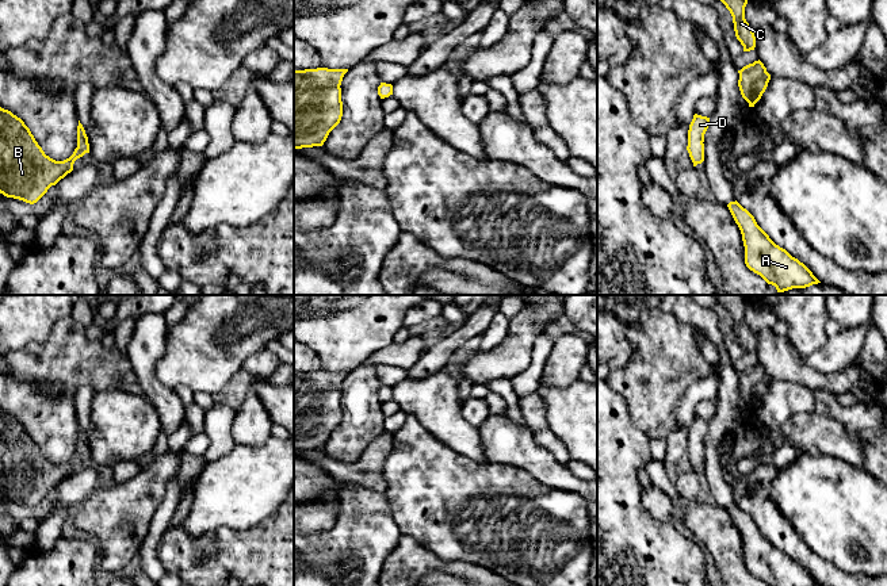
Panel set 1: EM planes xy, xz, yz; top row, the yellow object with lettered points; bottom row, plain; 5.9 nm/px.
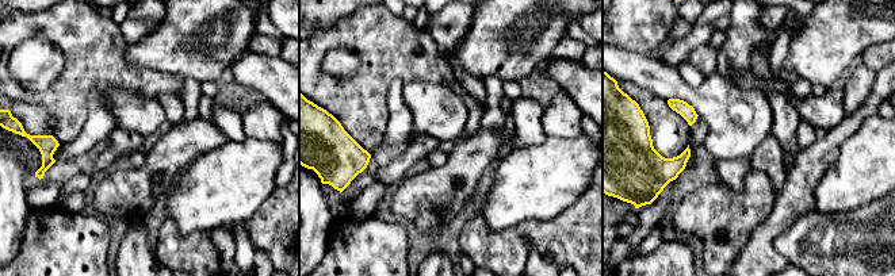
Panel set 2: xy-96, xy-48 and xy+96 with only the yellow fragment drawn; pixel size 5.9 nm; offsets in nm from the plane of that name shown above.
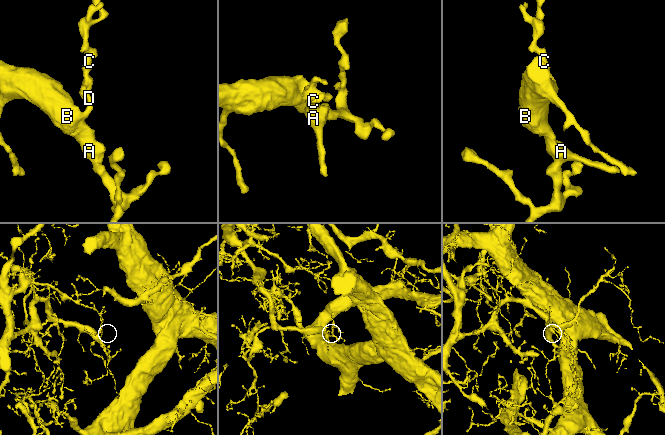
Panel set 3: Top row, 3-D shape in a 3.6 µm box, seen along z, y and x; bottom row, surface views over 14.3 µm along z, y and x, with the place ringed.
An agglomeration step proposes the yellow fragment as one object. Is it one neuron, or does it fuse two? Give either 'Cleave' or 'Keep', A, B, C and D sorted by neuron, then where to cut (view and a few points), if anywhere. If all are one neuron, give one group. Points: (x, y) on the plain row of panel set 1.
Keep. Groups: A B C D. No split

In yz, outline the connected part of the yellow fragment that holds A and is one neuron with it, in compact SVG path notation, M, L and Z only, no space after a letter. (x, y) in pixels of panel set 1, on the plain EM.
M737 503L727 510L741 533L745 567L750 574L766 586L821 586L803 566L776 548Z

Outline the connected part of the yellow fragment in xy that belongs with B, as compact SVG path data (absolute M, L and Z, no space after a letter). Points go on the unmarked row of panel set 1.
M0 410L0 497L4 499L37 506L85 456L89 447L80 424L77 451L69 461L56 464L45 457L20 421Z

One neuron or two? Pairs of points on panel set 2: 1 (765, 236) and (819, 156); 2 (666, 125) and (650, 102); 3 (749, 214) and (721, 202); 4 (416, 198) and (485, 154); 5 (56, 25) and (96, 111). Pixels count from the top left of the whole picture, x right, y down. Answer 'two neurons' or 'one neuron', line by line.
1: one neuron
2: one neuron
3: one neuron
4: one neuron
5: two neurons

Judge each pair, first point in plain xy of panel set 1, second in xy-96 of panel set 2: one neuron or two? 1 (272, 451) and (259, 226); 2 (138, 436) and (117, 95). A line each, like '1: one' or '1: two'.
1: two
2: one

